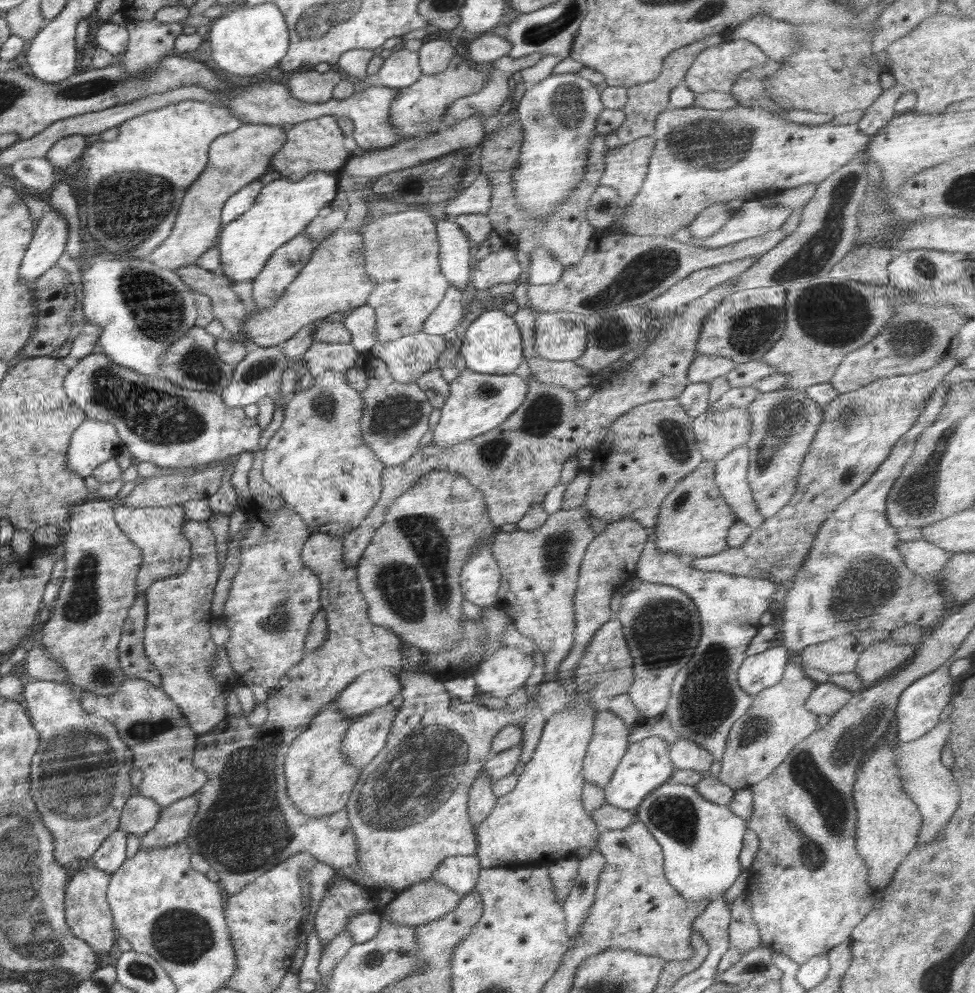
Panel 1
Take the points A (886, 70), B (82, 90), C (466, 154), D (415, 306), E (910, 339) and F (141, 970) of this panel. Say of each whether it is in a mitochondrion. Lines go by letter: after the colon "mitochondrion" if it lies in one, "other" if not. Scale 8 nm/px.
A: other
B: mitochondrion
C: other
D: mitochondrion
E: mitochondrion
F: mitochondrion

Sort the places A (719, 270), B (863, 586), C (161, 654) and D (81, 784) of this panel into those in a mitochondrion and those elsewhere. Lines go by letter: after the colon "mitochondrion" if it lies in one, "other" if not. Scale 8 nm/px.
A: other
B: mitochondrion
C: other
D: mitochondrion

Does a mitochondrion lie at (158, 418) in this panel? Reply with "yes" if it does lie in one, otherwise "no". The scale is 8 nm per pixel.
yes

